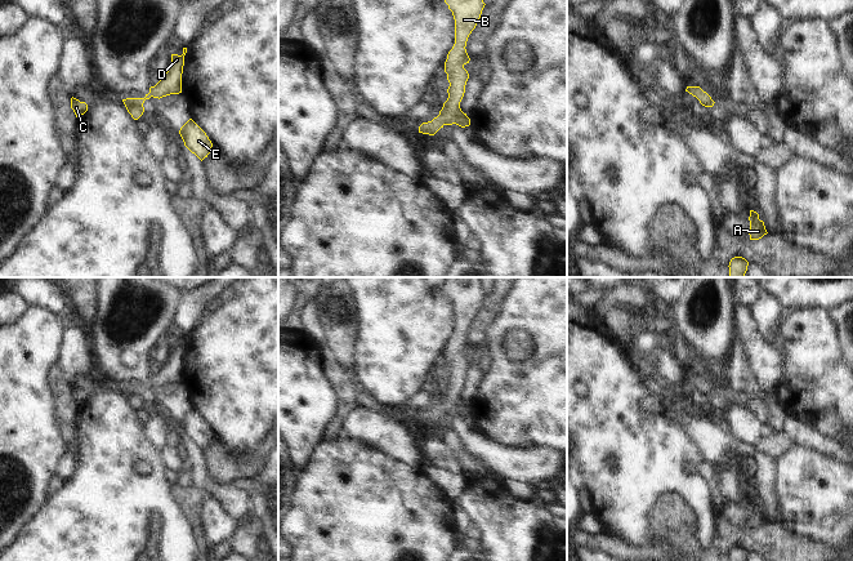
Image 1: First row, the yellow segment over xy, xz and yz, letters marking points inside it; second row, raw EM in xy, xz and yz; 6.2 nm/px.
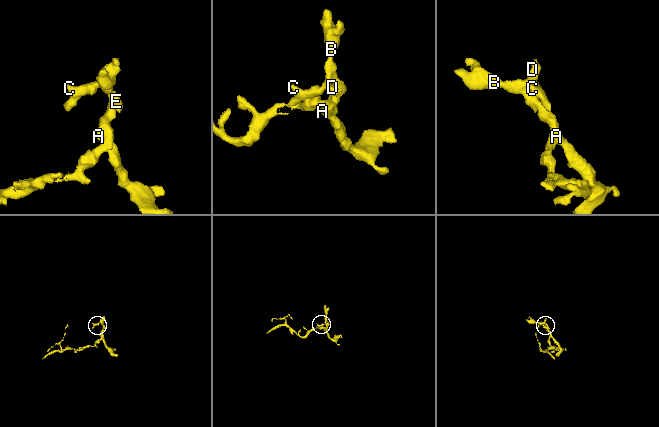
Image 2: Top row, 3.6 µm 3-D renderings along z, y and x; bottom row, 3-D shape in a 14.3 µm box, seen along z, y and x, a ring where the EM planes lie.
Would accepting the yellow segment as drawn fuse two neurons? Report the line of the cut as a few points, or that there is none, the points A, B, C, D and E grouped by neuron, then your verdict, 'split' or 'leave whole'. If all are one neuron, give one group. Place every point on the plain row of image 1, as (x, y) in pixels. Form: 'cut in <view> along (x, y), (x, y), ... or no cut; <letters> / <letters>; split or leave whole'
no cut; A B C D E; leave whole

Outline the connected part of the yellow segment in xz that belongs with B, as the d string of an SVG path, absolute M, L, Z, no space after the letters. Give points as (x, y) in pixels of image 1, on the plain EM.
M446 277L445 291L455 308L455 333L445 351L445 361L450 371L448 387L437 406L419 415L419 422L429 424L434 424L445 414L456 413L461 417L470 414L470 408L460 397L469 368L469 362L464 357L470 349L465 335L486 294L478 277Z

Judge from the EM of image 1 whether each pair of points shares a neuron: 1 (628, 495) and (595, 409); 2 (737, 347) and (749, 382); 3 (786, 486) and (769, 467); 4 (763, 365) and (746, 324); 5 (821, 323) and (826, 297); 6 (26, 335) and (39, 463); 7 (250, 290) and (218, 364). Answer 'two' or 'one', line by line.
1: one
2: one
3: two
4: one
5: two
6: one
7: one

